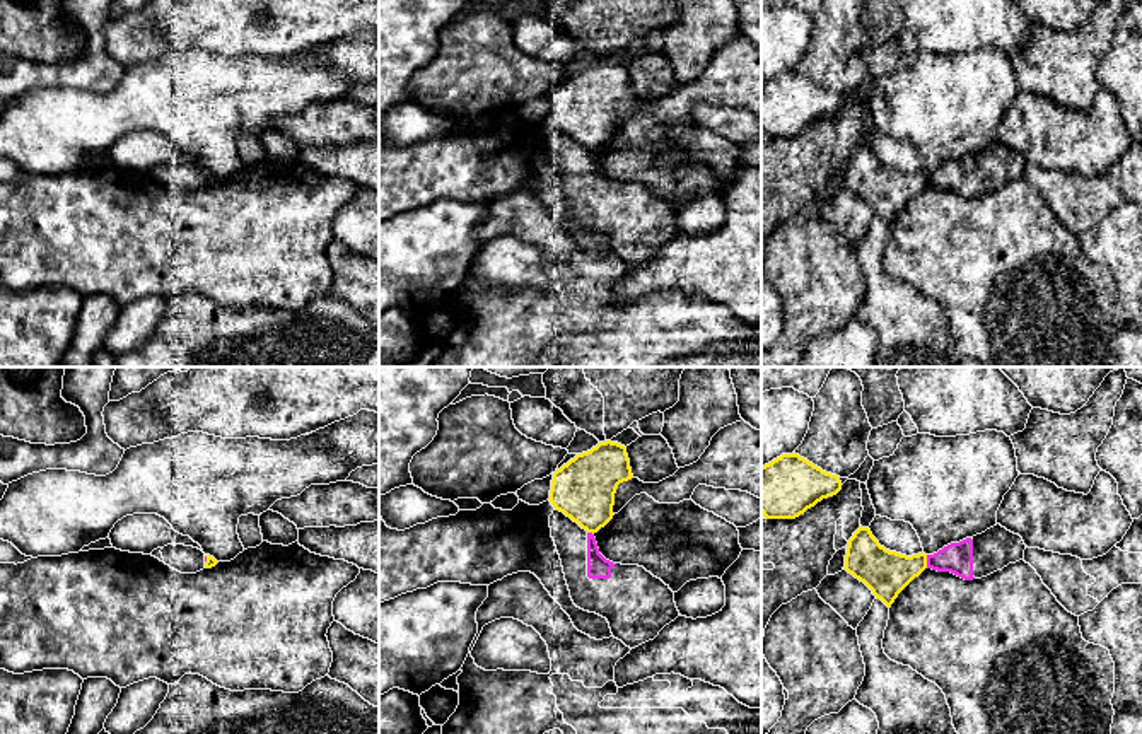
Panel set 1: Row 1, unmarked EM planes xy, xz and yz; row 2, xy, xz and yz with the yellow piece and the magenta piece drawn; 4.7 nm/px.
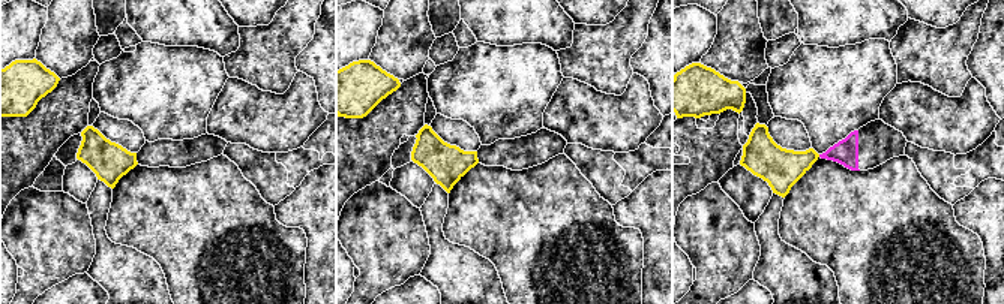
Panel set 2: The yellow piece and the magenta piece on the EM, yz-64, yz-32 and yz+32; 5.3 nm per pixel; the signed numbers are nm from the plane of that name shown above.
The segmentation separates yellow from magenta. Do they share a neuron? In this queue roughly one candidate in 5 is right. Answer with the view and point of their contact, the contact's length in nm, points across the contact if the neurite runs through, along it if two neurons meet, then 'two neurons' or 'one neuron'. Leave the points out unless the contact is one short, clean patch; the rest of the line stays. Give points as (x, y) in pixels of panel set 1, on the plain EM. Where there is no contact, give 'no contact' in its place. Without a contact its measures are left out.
contact yz (926, 180); length 60 nm; two neurons

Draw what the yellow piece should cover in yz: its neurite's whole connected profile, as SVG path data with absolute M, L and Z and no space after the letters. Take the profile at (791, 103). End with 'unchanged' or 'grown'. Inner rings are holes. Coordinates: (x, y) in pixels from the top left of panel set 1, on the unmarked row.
M795 70L761 84L761 131L766 137L795 137L840 108L842 99L836 92Z | unchanged

